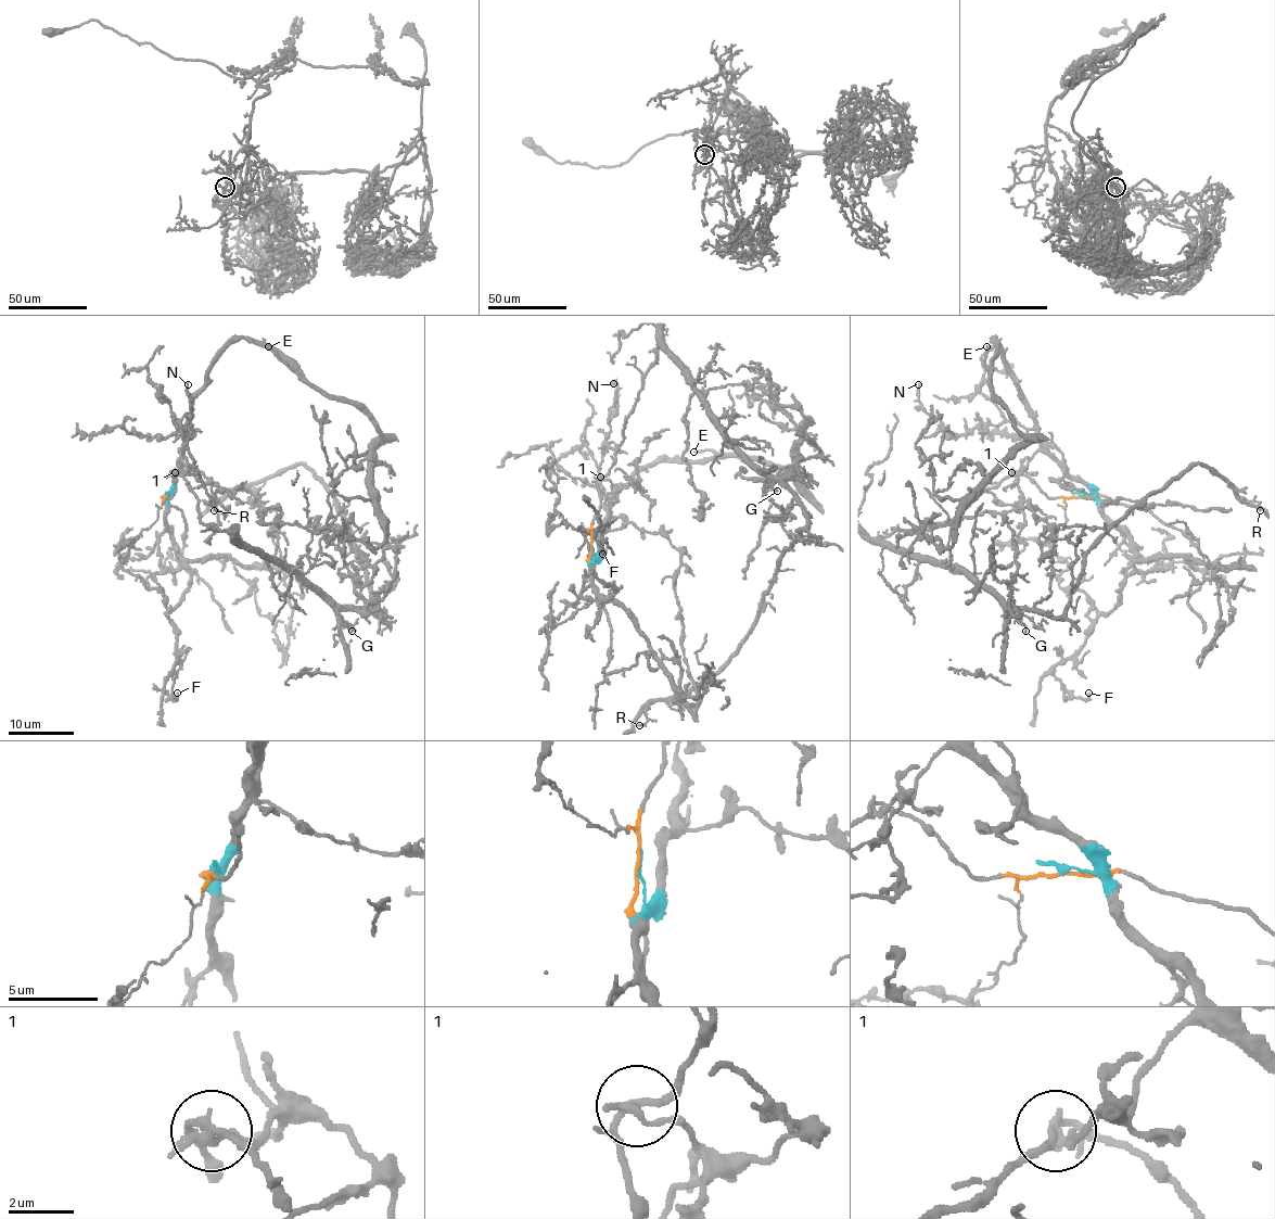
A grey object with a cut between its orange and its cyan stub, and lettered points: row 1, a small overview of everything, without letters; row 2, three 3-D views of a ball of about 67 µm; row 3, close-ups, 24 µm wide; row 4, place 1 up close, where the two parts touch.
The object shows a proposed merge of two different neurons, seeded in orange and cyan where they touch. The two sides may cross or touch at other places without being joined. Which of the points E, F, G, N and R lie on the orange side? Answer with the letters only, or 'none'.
G, R

